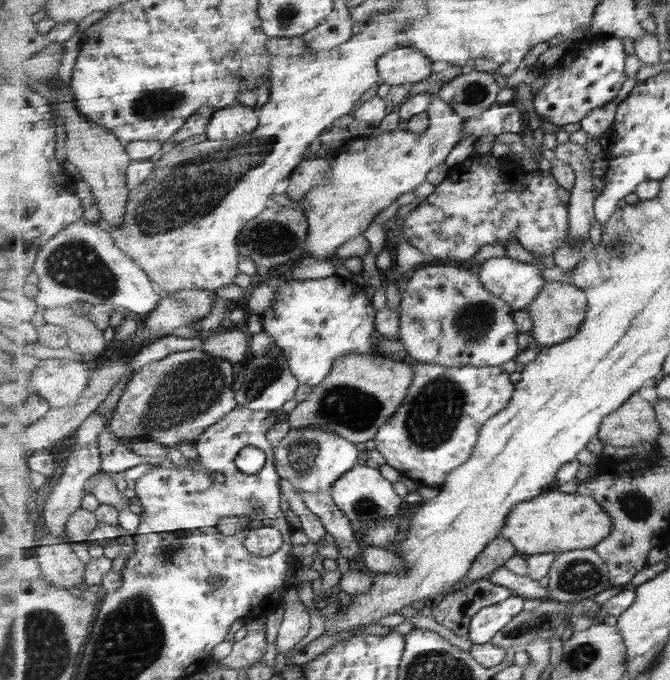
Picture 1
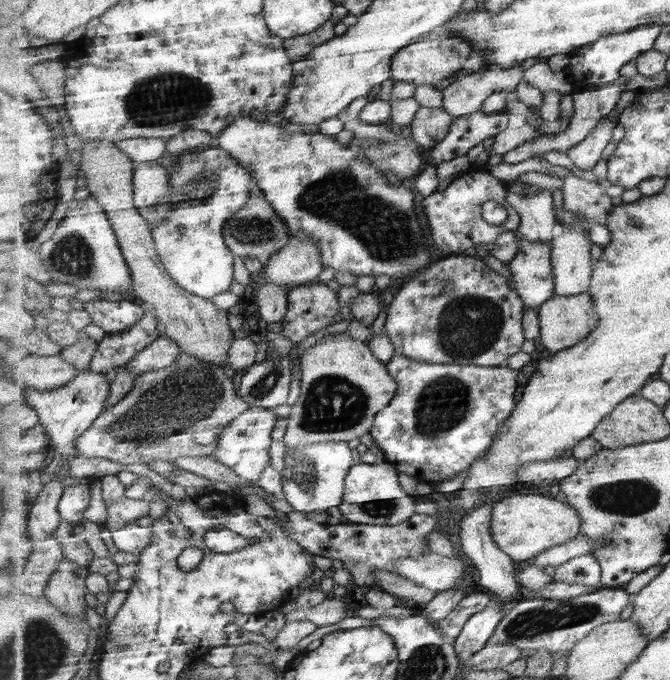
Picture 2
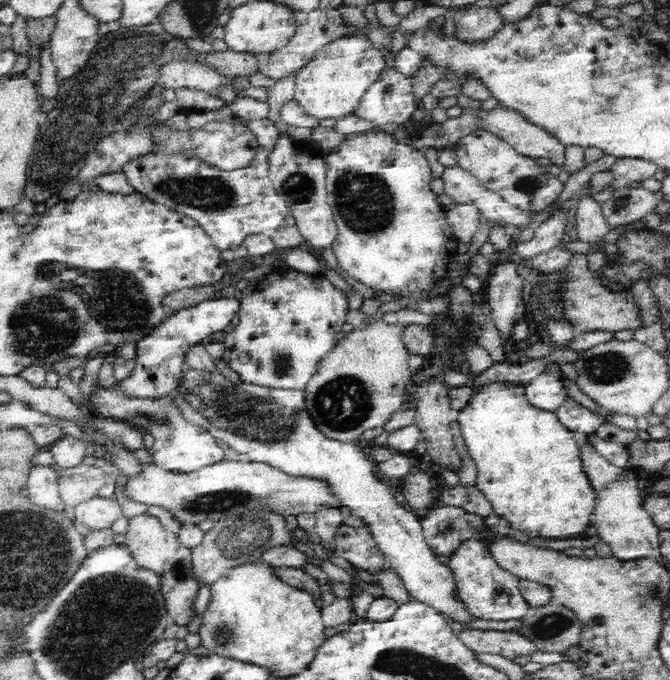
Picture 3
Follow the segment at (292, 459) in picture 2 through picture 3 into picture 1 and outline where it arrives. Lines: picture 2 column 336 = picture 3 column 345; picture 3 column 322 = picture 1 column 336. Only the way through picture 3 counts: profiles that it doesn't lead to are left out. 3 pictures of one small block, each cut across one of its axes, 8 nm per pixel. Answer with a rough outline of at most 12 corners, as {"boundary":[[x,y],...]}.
{"boundary":[[290,429],[276,447],[281,478],[331,492],[360,448],[333,430]]}

